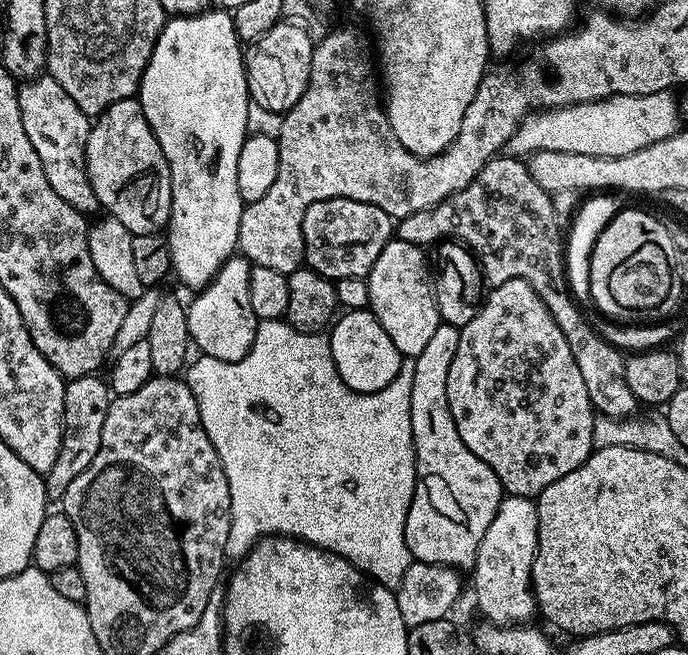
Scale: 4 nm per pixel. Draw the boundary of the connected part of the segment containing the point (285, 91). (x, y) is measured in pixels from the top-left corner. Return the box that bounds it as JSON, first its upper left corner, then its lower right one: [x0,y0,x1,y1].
[245,20,315,113]

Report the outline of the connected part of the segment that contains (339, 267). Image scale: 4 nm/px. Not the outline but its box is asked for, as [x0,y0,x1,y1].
[304,198,394,282]

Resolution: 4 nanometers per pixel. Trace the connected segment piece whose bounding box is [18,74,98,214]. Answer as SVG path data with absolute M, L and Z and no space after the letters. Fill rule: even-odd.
M47 74L23 83L18 94L22 130L26 130L26 138L30 138L30 146L34 146L34 154L38 154L38 162L42 162L42 170L50 186L54 186L54 193L70 202L70 206L78 211L91 214L97 210L98 203L95 192L89 184L84 156L90 117L66 94L62 86Z

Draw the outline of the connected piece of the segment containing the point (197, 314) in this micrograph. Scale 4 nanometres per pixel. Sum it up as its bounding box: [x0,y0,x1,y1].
[186,254,258,360]

